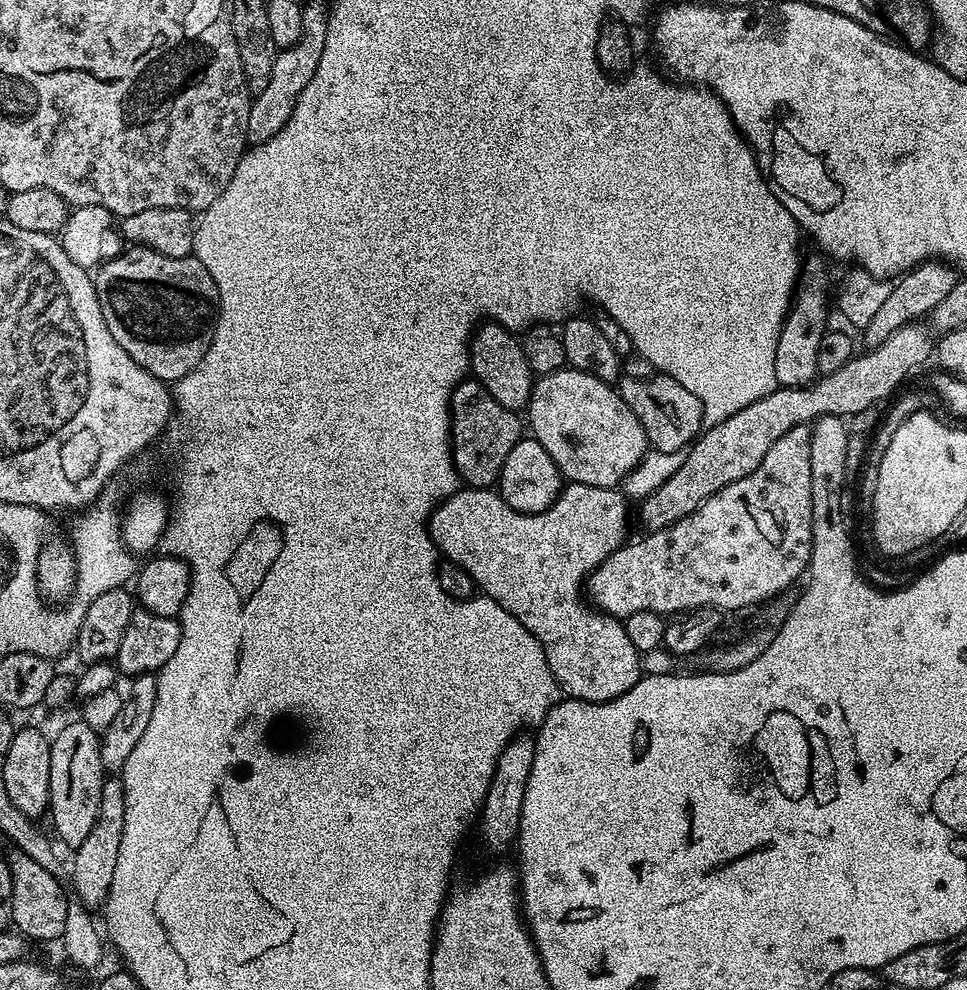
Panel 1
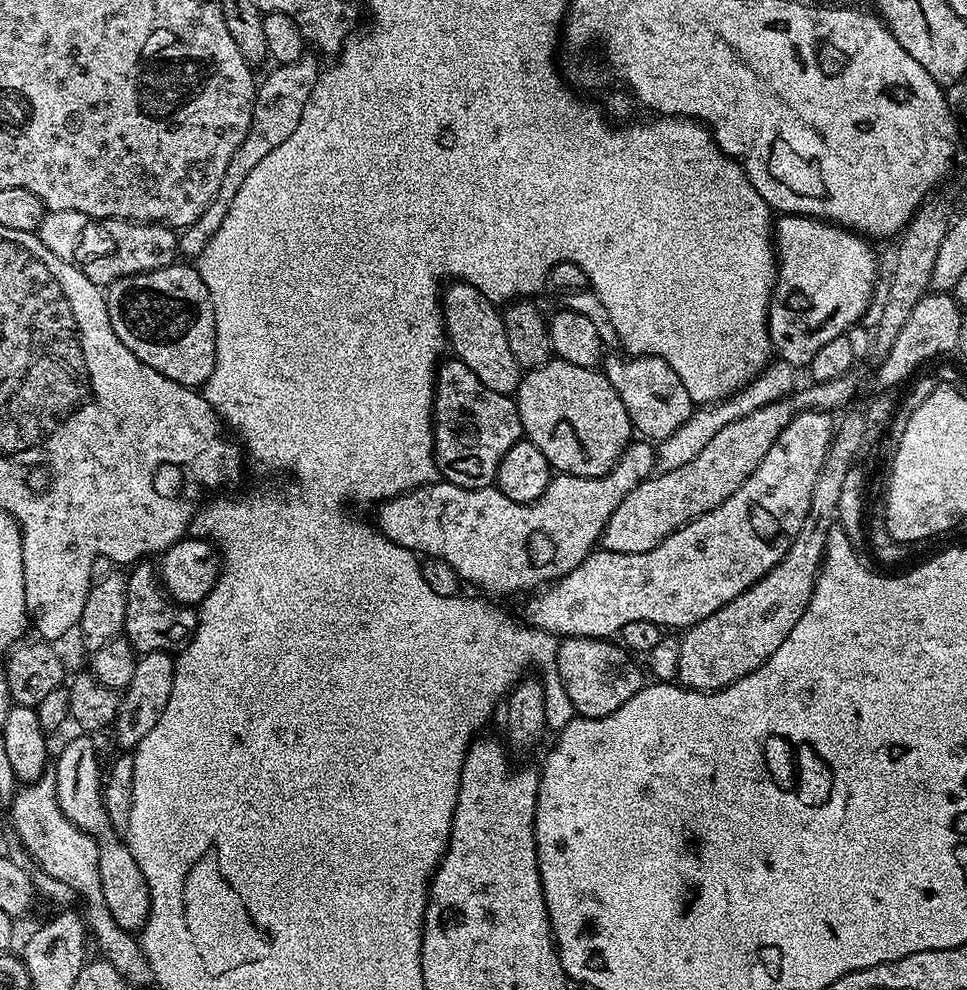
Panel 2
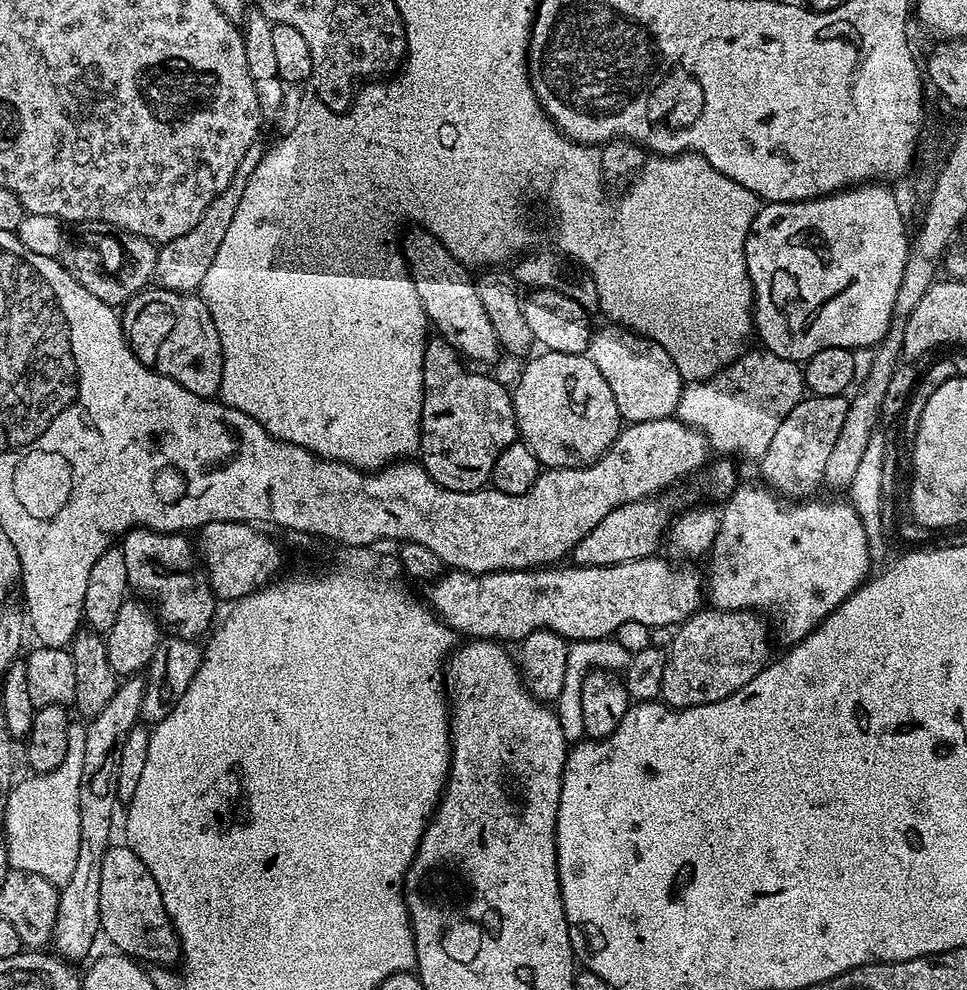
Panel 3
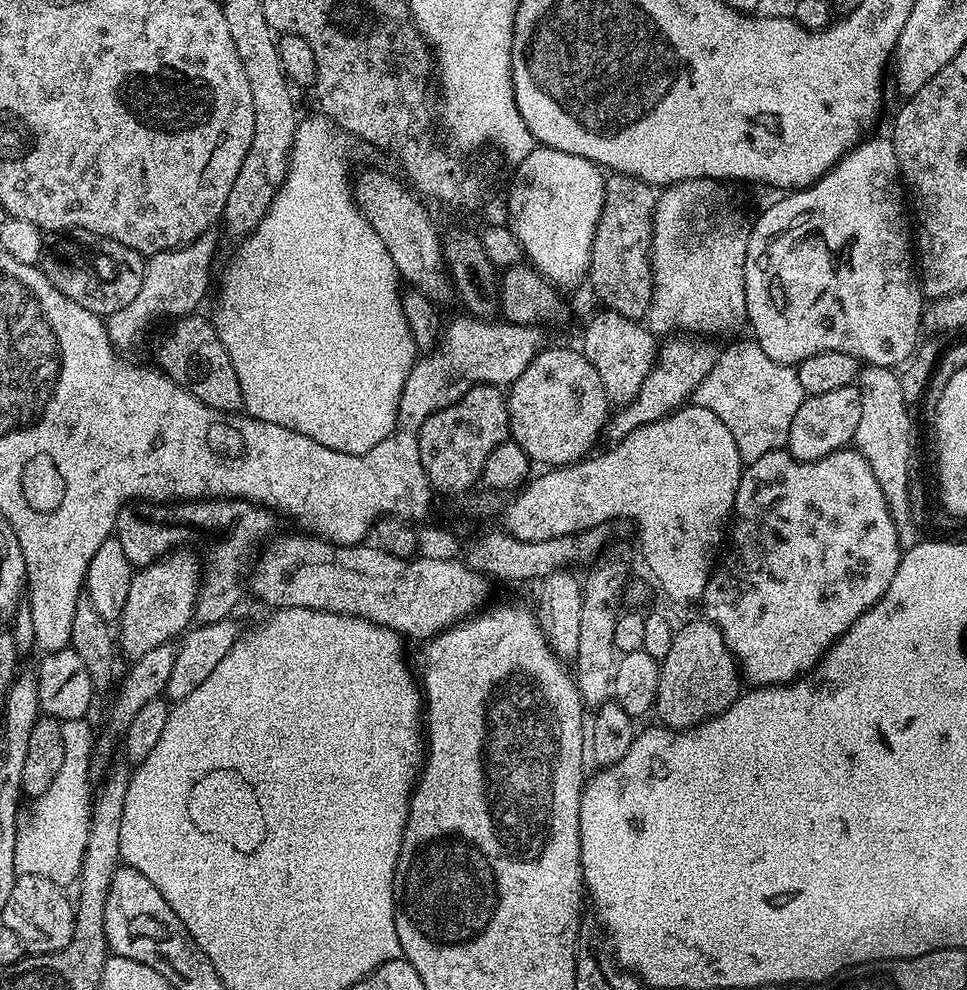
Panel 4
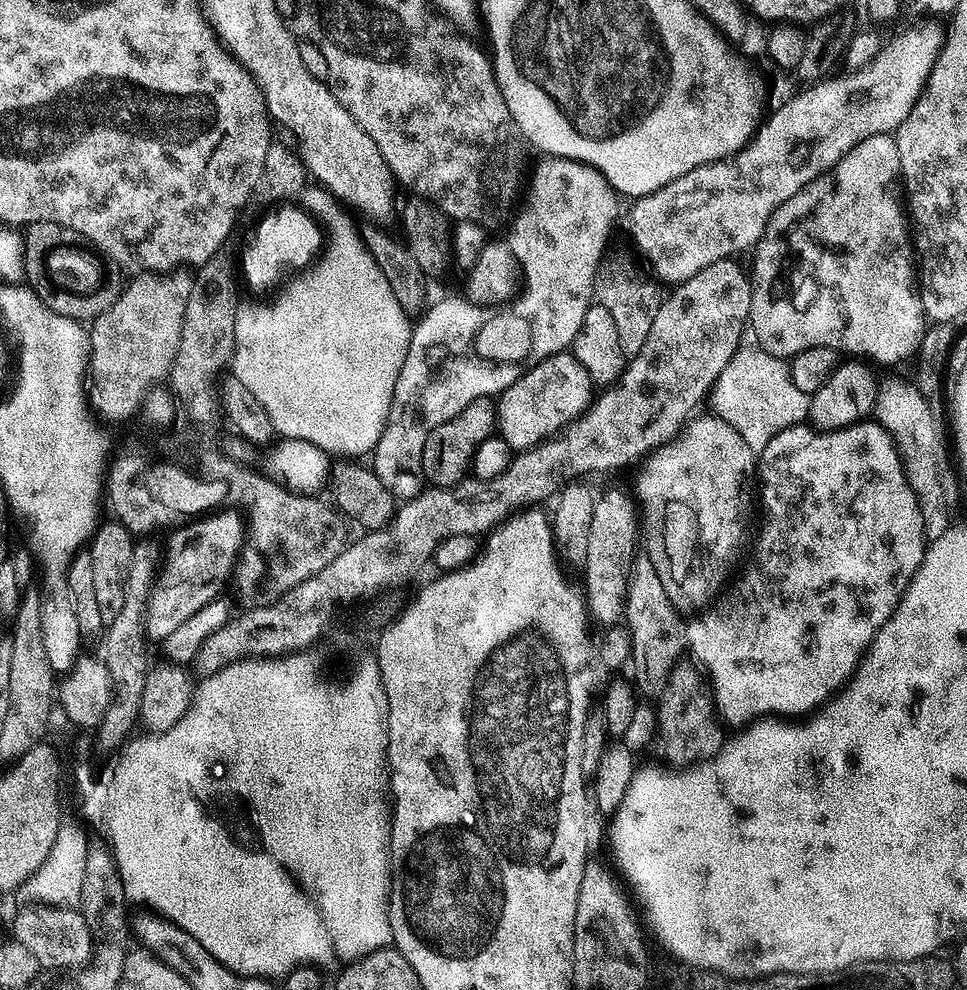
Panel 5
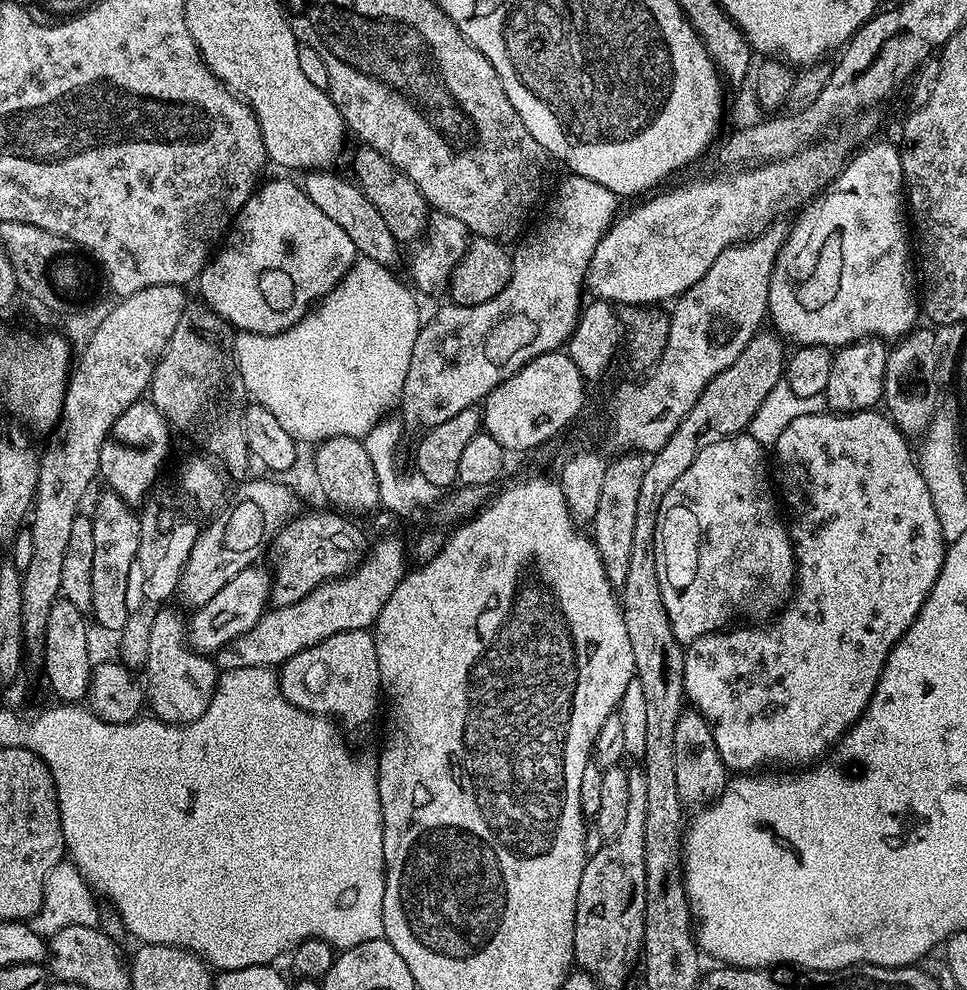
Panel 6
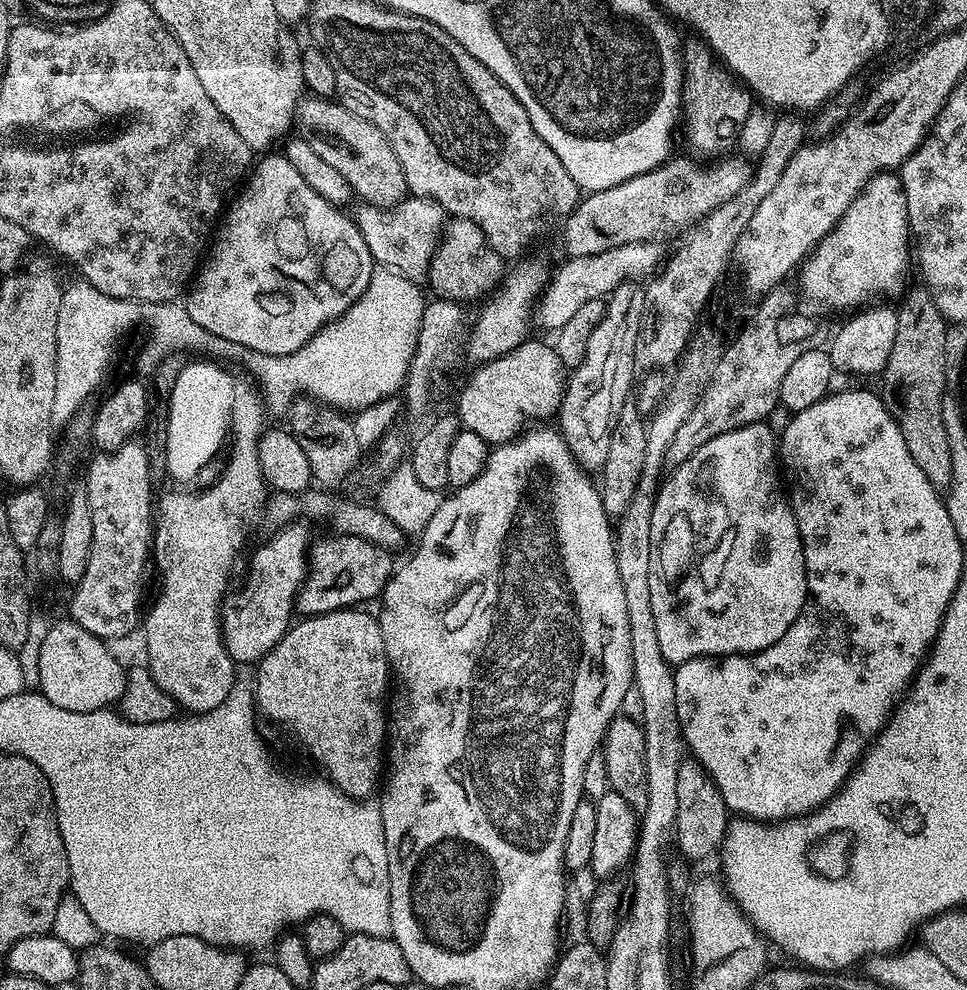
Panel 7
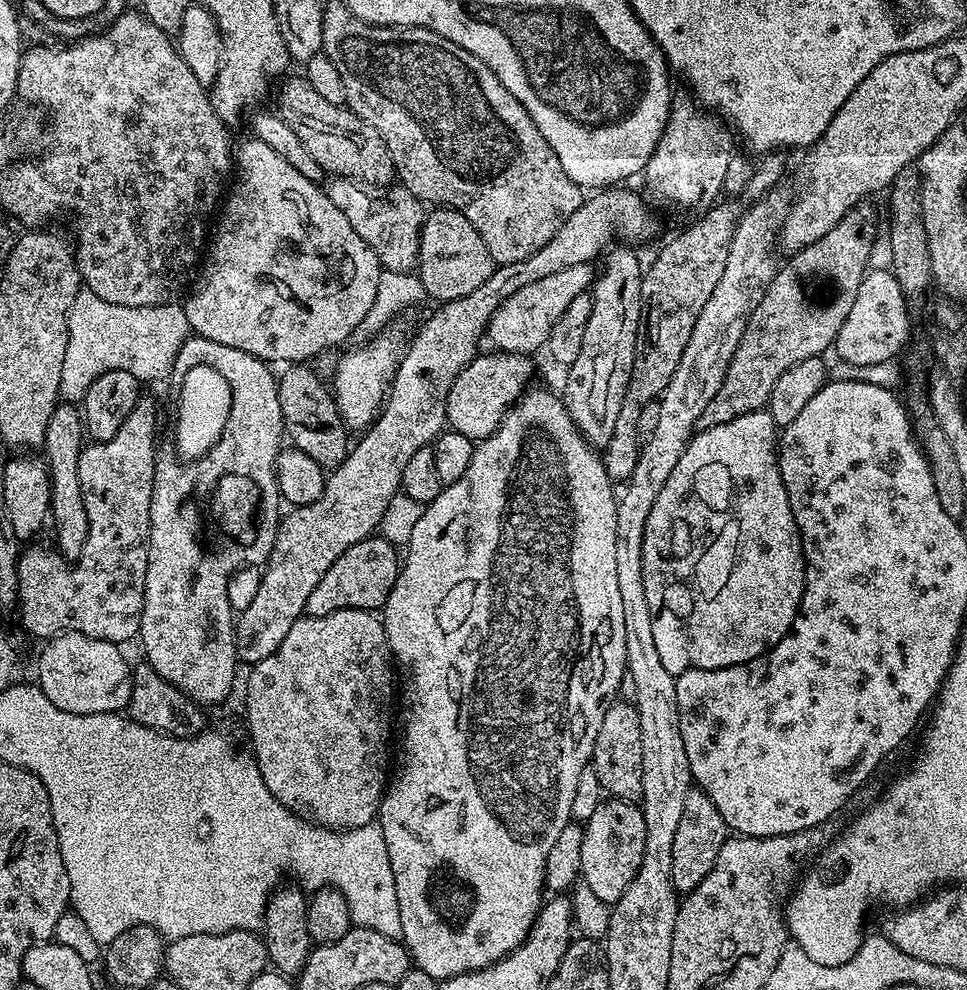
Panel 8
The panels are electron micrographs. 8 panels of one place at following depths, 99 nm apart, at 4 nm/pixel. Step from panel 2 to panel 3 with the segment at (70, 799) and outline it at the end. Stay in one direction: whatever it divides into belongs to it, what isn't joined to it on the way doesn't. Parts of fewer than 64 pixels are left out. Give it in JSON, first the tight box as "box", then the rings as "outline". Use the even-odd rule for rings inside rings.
{"box":[98,843,182,966],"outline":[[[113,843],[109,847],[106,858],[102,858],[102,886],[98,886],[98,910],[100,911],[100,930],[103,939],[113,944],[117,953],[130,956],[137,962],[145,962],[152,966],[172,966],[181,959],[182,949],[176,930],[166,914],[166,906],[162,902],[162,890],[158,890],[158,882],[154,882],[154,874],[146,870],[142,858],[134,854],[127,843]]]}

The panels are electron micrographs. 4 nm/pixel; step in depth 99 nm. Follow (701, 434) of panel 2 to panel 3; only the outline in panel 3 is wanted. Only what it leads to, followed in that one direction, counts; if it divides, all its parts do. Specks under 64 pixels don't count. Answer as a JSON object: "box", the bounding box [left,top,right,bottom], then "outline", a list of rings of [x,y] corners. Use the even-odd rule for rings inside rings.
{"box":[675,350,806,462],"outline":[[[753,350],[745,351],[743,356],[739,356],[736,360],[732,361],[718,374],[714,374],[708,380],[702,380],[699,382],[692,382],[685,387],[684,392],[680,395],[680,401],[676,407],[675,419],[680,420],[686,426],[696,428],[702,433],[713,449],[716,448],[717,453],[720,454],[732,454],[728,452],[737,452],[740,456],[745,456],[746,459],[752,460],[752,462],[759,461],[761,456],[766,454],[766,450],[770,450],[770,442],[774,439],[774,434],[778,431],[778,426],[782,426],[782,418],[786,418],[786,414],[790,414],[790,410],[794,410],[794,406],[798,406],[800,400],[805,399],[806,389],[804,387],[804,370],[803,367],[795,360],[787,360],[786,358],[778,358],[778,354],[769,352],[767,350],[759,350],[760,352],[752,352]]]}

